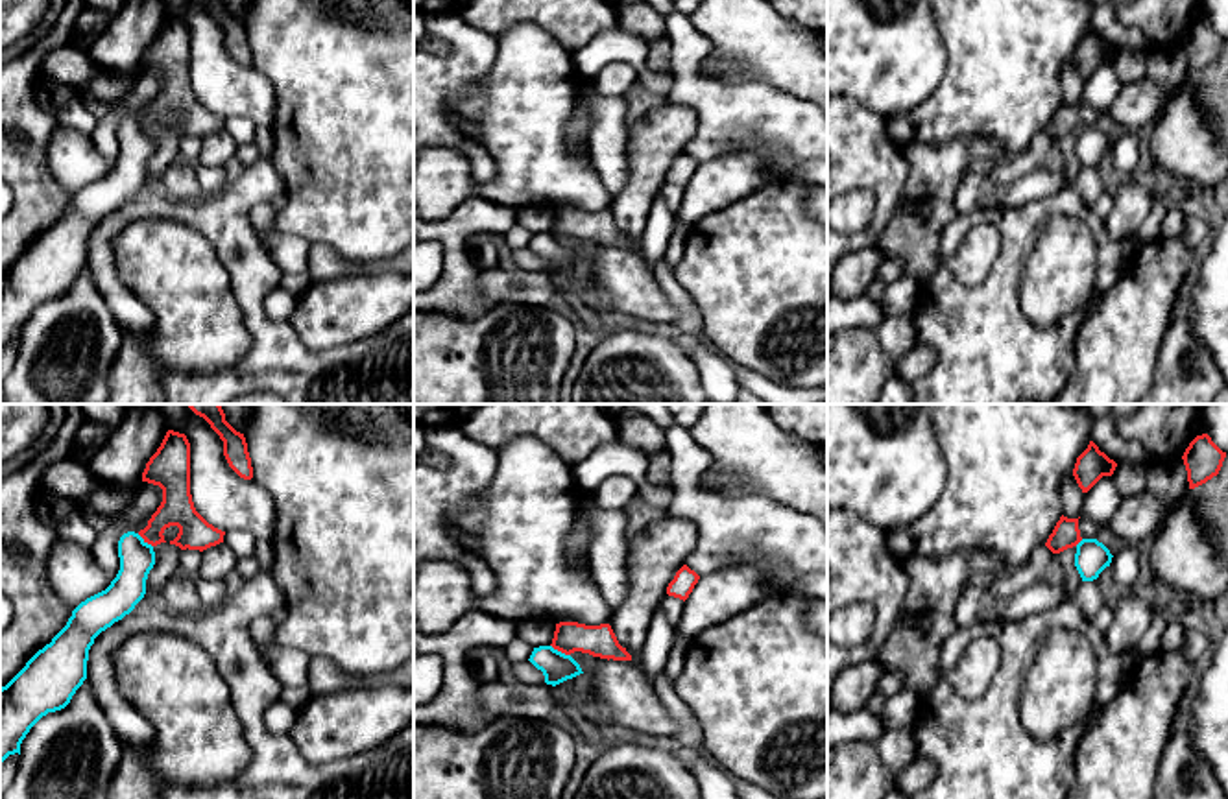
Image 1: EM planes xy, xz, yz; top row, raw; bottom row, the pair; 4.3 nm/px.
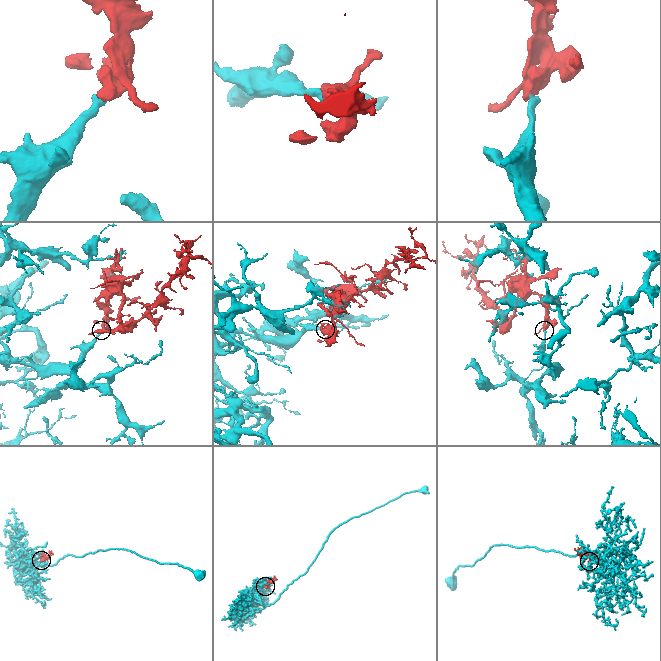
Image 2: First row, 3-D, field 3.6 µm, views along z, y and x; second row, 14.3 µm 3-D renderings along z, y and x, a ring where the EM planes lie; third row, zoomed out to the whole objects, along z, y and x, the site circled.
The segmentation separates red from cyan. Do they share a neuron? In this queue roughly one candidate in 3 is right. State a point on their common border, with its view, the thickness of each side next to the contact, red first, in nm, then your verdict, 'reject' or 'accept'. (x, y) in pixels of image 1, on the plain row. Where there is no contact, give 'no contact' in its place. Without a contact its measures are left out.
meets red in xz at (560, 237); 140 nm thick on the red side, 140 nm on the other; reject

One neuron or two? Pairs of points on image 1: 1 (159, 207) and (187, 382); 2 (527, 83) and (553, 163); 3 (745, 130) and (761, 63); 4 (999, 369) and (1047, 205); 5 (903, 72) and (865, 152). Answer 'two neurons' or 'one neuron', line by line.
1: one neuron
2: one neuron
3: two neurons
4: one neuron
5: two neurons

